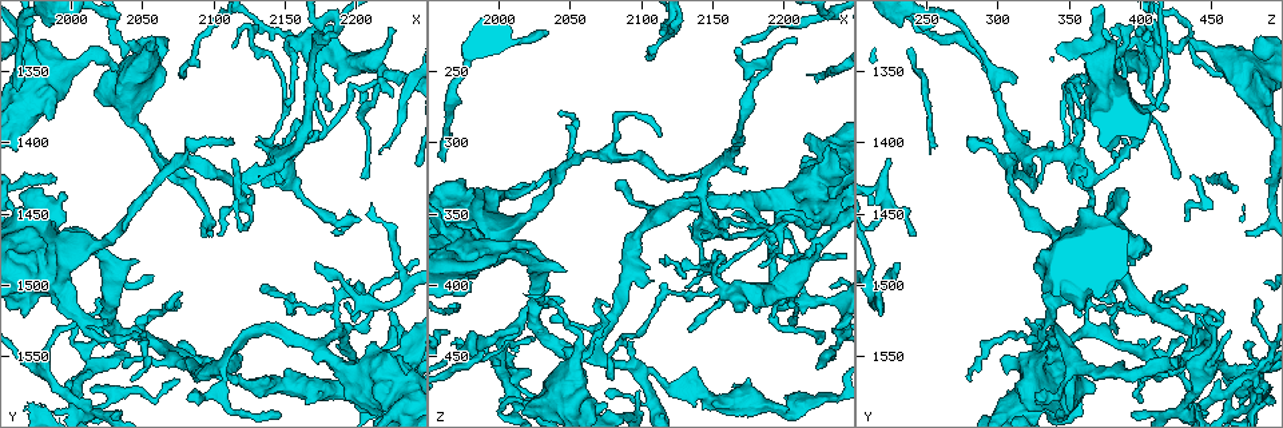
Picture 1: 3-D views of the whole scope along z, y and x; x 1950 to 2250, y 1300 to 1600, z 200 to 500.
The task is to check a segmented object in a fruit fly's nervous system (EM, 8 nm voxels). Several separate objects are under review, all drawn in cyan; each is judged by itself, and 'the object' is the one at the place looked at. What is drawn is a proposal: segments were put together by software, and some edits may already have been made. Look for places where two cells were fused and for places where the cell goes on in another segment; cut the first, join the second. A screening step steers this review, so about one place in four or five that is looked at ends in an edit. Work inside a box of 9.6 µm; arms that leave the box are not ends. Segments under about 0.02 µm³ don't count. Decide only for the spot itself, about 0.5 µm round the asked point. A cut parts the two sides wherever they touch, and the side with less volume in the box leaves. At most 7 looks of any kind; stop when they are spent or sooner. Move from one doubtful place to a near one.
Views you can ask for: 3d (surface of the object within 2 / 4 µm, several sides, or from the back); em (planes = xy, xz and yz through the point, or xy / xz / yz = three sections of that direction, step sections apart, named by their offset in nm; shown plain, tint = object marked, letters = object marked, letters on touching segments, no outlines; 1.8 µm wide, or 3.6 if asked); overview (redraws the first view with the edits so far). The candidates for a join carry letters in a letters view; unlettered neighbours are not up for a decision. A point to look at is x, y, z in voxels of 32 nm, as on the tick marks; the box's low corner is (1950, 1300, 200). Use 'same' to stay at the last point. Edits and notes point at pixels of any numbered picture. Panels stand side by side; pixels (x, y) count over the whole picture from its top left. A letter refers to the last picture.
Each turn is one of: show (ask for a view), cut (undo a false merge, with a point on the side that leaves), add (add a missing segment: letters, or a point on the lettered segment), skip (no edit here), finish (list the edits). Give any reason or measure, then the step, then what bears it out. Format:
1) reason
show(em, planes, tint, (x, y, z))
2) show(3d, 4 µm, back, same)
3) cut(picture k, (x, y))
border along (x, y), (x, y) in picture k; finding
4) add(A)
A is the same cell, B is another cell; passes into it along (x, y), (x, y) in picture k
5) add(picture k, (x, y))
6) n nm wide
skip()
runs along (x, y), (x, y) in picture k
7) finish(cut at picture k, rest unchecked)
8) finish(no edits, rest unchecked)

narrows sharply
show(em, xz, step 4, letters, (2006, 1582, 434))

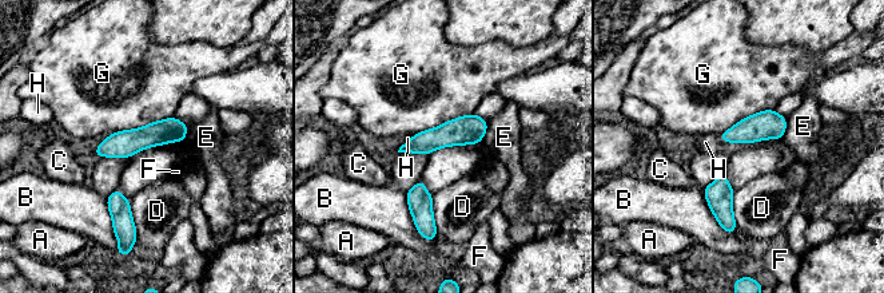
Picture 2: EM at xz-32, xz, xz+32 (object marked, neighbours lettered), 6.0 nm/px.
show(em, planes, letters, same)

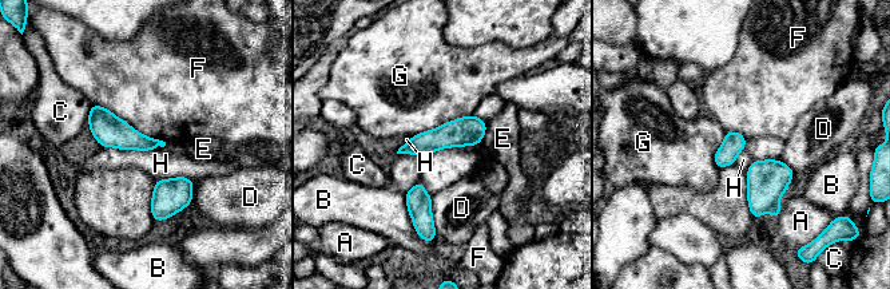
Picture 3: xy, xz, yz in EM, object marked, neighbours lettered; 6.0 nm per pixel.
F touches over 500 nm
skip()
A, B, C, D, E, F, G and H are other cells; border along (102, 146), (155, 150) in picture 3; continuous, no second cell

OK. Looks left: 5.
long arm stops here
show(em, planes, letters, (2136, 1500, 432))

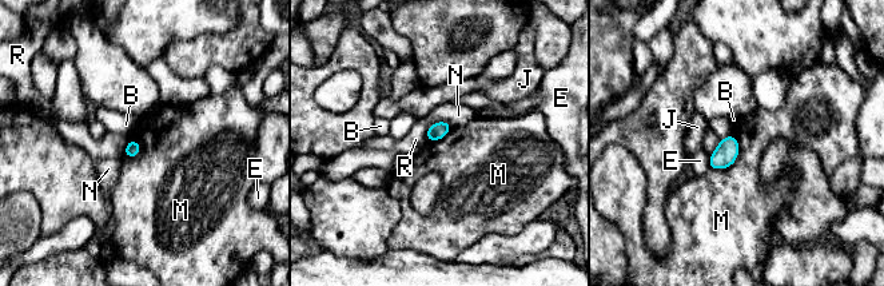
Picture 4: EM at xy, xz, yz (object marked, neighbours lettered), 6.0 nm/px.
skip()
B, E, J, M, N and R are other cells; no lettered segment goes on from it

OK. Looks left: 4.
thin end
show(3d, 2 µm, (2226, 1366, 358))

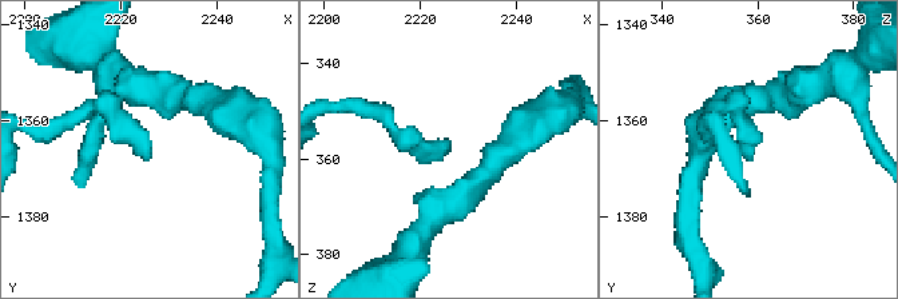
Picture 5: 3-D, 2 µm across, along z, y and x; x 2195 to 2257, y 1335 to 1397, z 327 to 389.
show(em, planes, letters, (2225, 1368, 358))

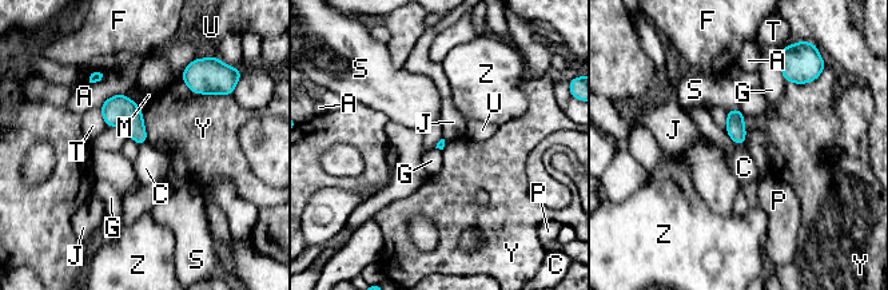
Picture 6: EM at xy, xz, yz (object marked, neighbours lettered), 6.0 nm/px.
skip()
A, C, F, G, J, M, P, S, T, U, Y and Z are other cells; border along (146, 142), (140, 146) in picture 6; no lettered segment goes on from it

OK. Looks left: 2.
finish(no edits, rest unchecked)

